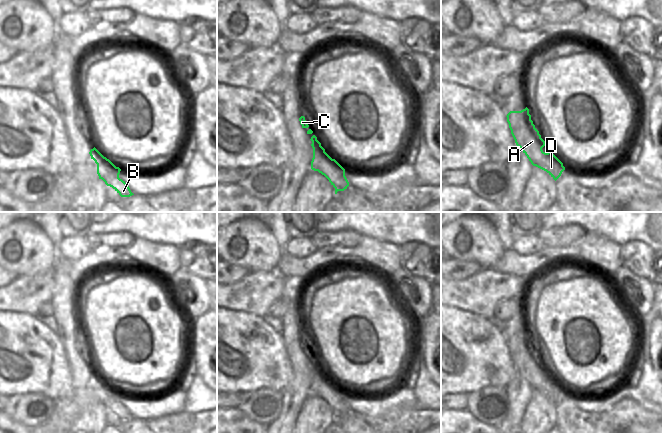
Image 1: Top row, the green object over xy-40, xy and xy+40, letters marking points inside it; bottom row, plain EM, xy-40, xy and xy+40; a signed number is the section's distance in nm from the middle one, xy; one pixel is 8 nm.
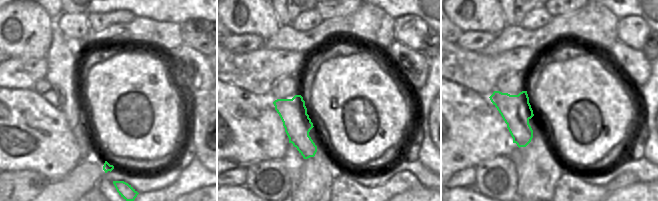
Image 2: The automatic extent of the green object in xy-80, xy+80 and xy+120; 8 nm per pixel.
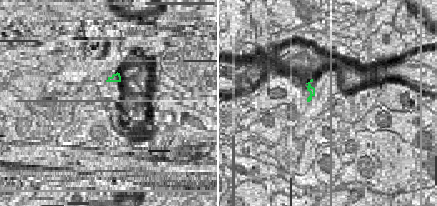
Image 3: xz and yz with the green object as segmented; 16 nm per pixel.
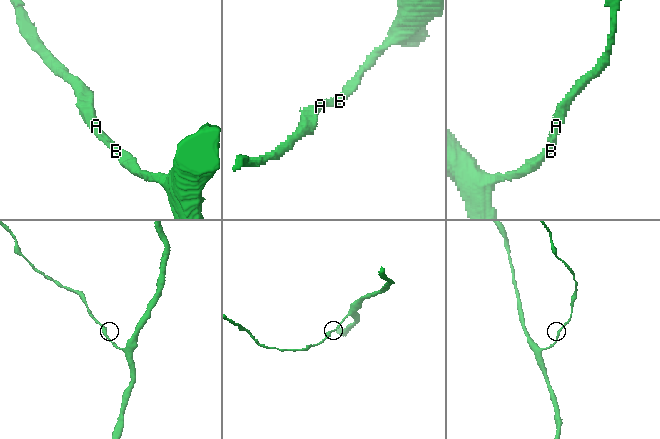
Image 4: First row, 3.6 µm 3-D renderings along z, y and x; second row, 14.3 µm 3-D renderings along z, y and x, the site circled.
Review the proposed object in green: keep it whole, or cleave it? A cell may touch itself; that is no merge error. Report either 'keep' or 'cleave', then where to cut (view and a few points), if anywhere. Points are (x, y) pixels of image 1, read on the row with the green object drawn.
keep; cut none

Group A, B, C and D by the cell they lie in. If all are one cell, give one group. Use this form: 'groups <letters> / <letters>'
groups A B C D

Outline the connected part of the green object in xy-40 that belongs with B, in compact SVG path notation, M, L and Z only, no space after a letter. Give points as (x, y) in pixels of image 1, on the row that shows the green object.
M95 147L89 152L97 164L97 174L107 186L112 187L121 197L134 195L125 181L119 178L121 169L104 157Z

